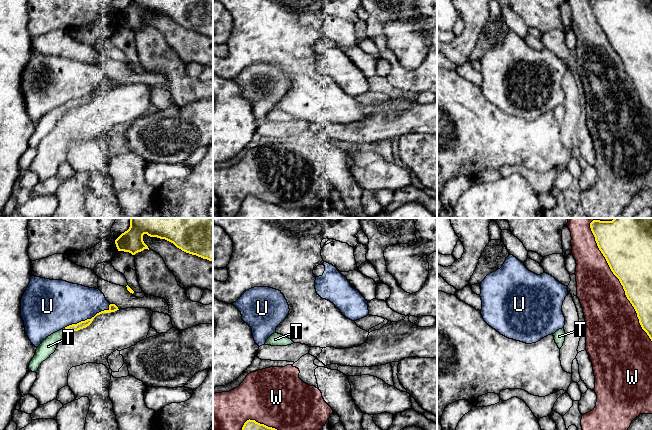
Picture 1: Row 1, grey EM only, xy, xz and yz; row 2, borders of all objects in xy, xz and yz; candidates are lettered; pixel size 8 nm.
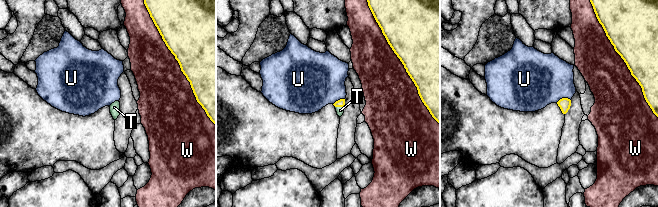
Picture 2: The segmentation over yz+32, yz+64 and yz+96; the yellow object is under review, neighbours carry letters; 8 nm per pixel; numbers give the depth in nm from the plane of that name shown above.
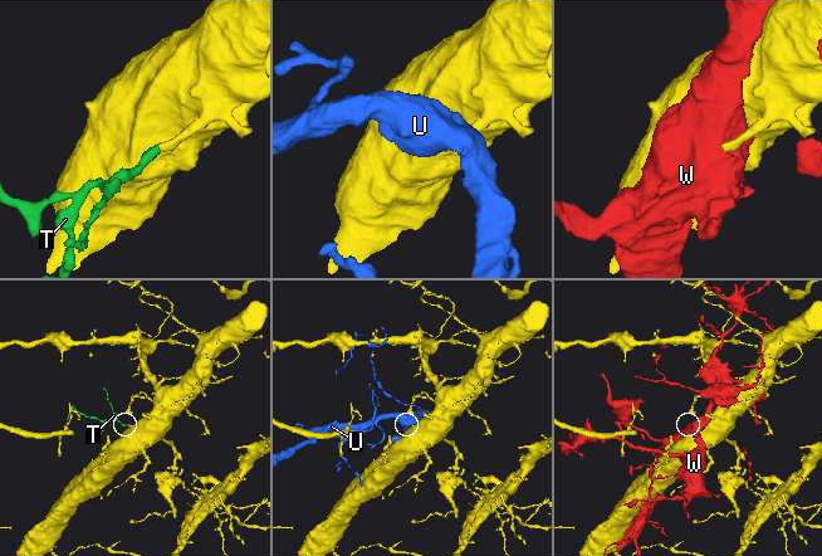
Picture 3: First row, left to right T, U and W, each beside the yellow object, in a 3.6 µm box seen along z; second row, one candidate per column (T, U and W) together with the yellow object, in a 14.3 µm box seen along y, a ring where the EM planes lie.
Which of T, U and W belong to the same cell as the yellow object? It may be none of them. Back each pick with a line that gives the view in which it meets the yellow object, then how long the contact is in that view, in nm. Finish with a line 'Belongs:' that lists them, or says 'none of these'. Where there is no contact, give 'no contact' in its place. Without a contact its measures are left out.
T: contact in xy; length 50 nm
Belongs: T

